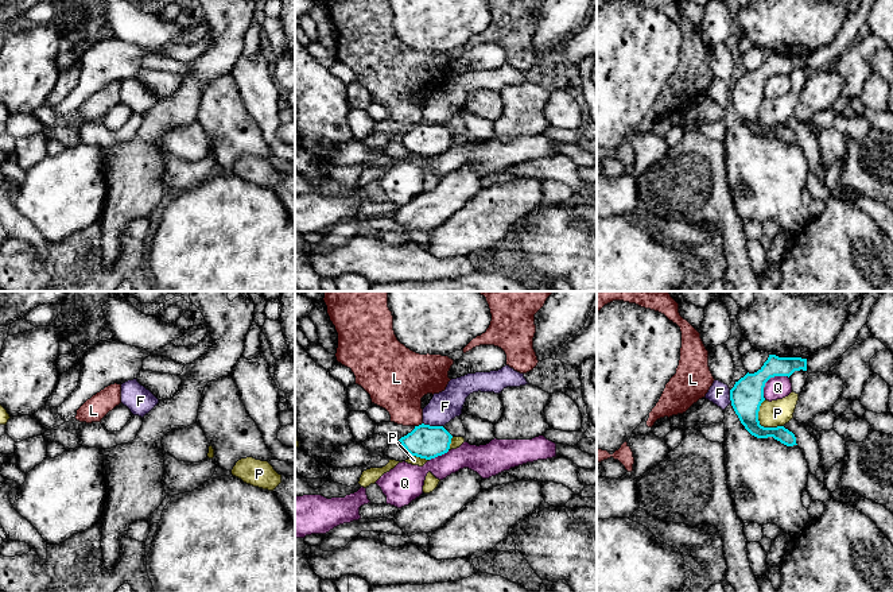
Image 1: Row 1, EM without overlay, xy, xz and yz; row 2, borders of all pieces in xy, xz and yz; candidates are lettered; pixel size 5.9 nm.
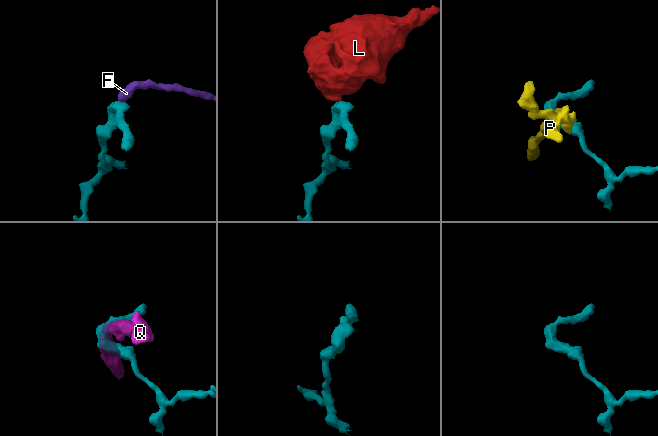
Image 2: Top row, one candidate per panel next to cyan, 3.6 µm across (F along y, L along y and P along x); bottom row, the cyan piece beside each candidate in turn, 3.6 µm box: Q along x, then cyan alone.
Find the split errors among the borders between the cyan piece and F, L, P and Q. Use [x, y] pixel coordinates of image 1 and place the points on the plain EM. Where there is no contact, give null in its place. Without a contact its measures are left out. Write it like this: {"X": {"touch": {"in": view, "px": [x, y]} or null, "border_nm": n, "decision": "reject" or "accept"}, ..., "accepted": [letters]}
{"F": {"touch": {"in": "xz", "px": [433, 124]}, "border_nm": 120, "decision": "reject"}, "L": {"touch": {"in": "xz", "px": [419, 123]}, "border_nm": 50, "decision": "reject"}, "P": {"touch": {"in": "yz", "px": [758, 122]}, "border_nm": 200, "decision": "reject"}, "Q": {"touch": {"in": "yz", "px": [769, 76]}, "border_nm": 200, "decision": "reject"}, "accepted": []}

